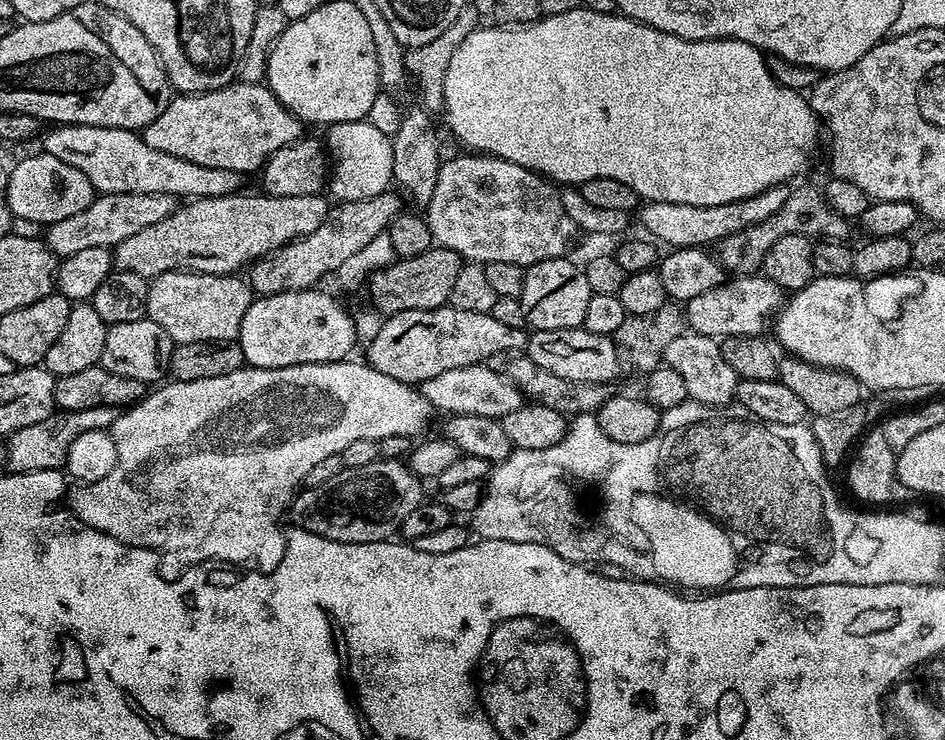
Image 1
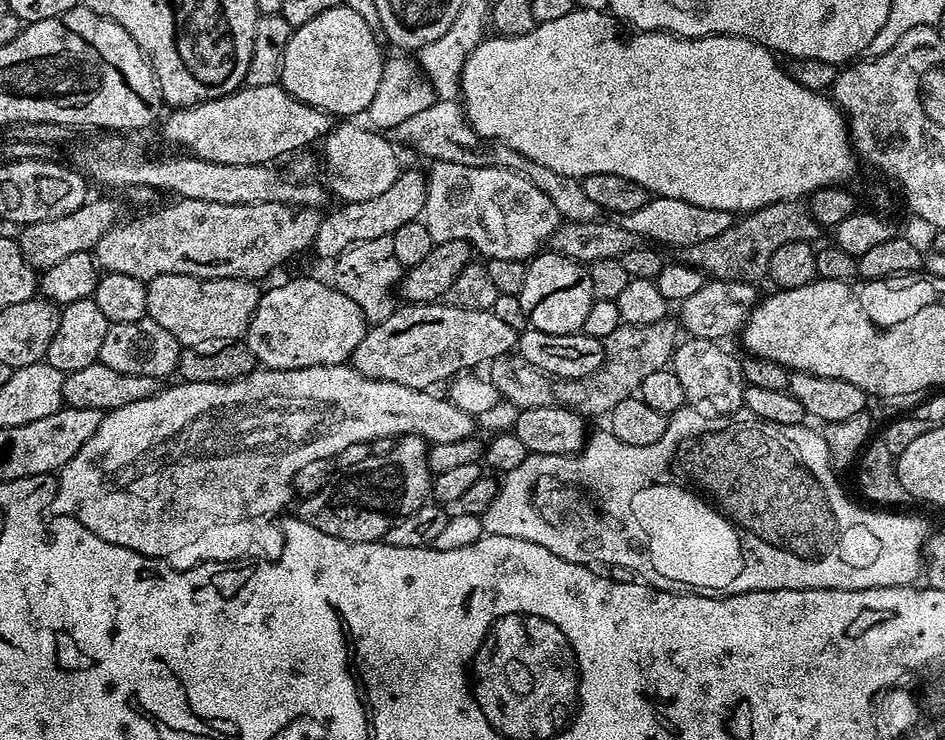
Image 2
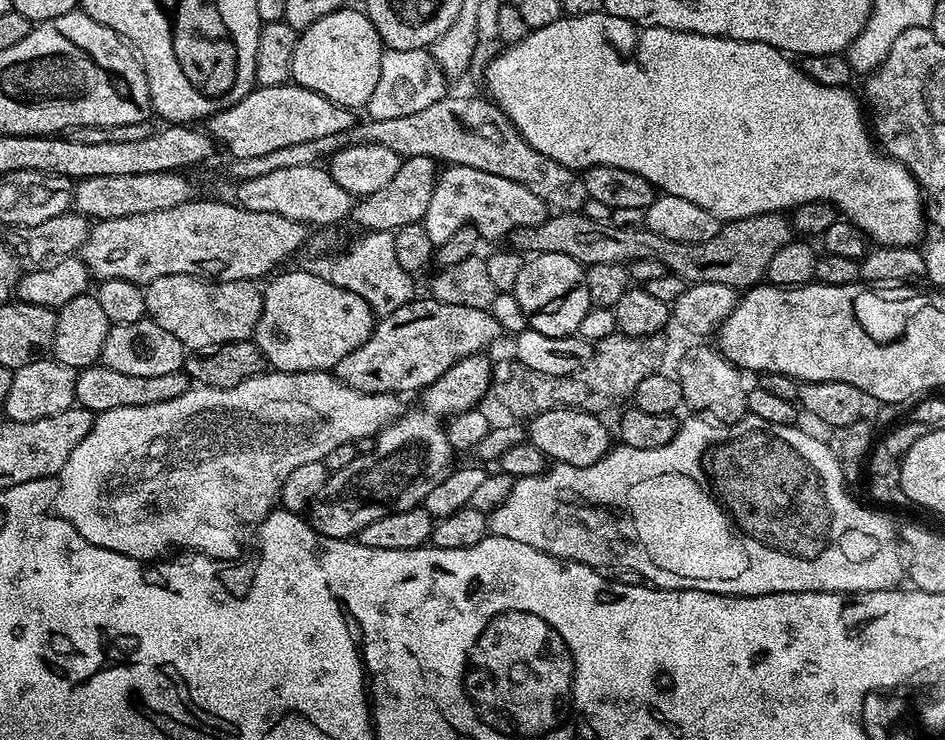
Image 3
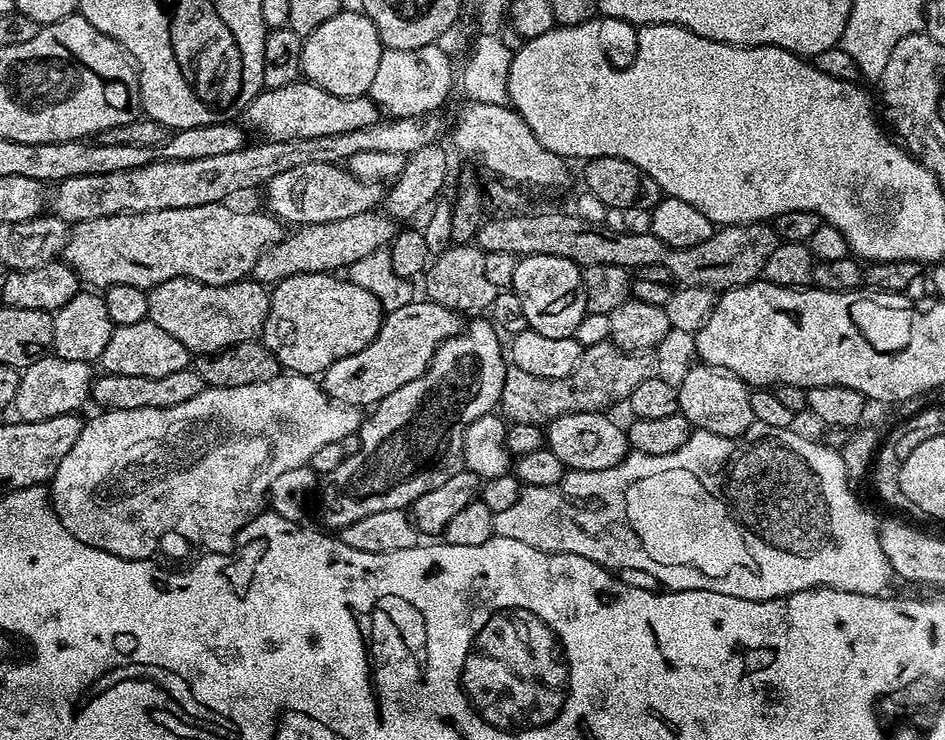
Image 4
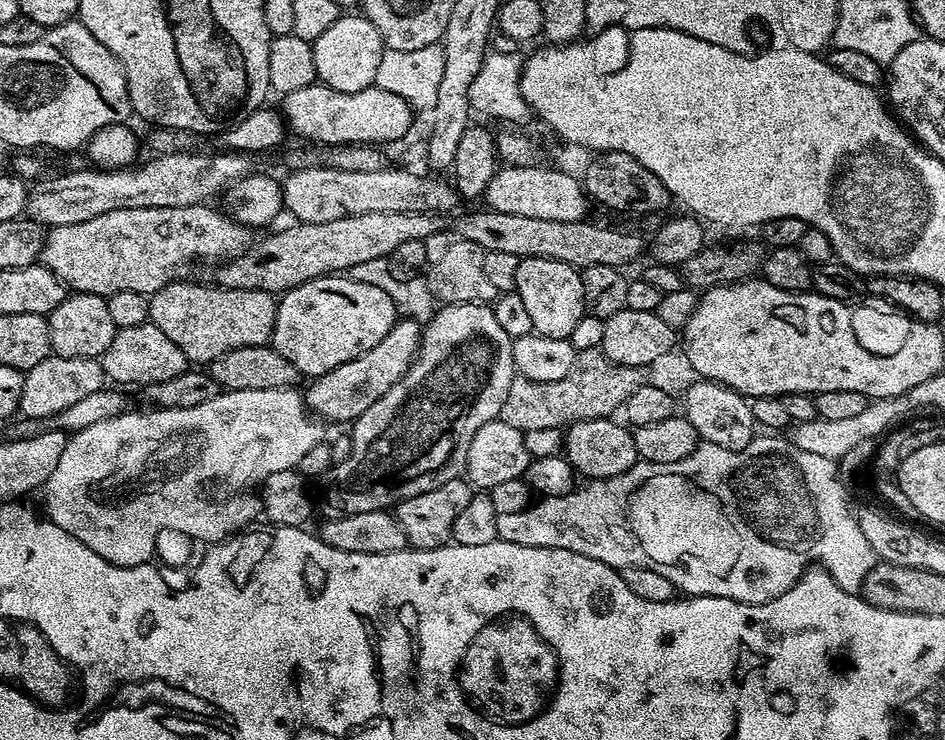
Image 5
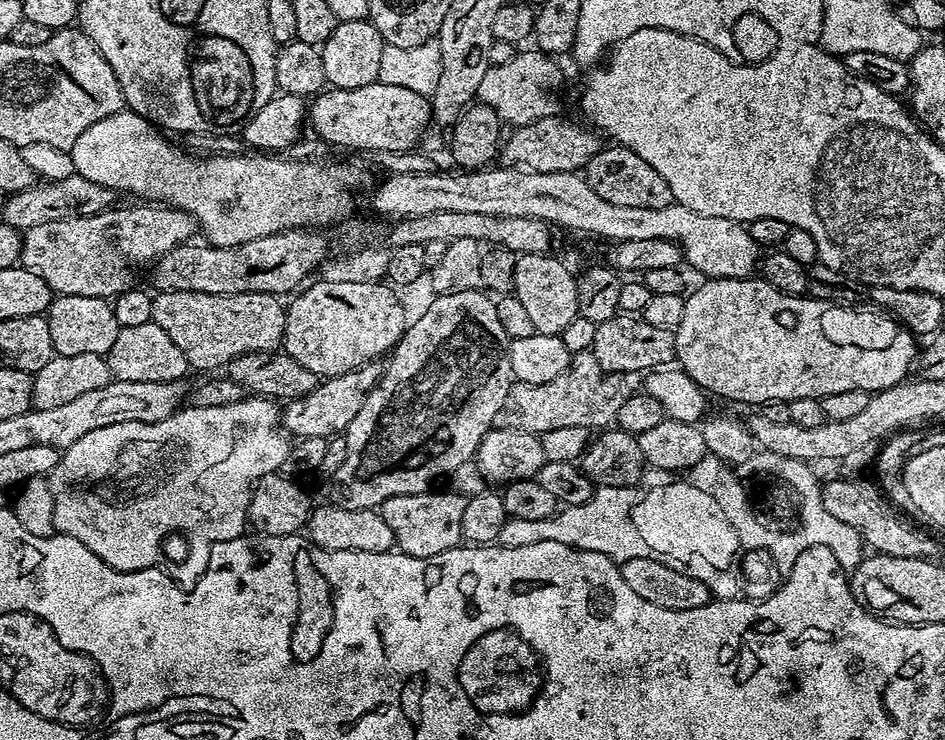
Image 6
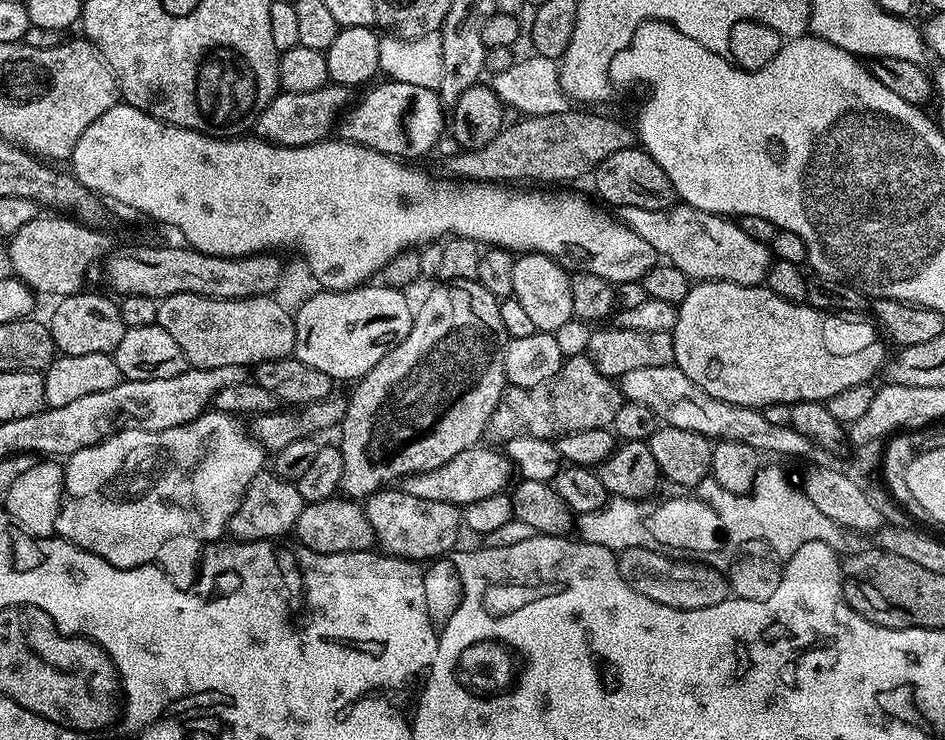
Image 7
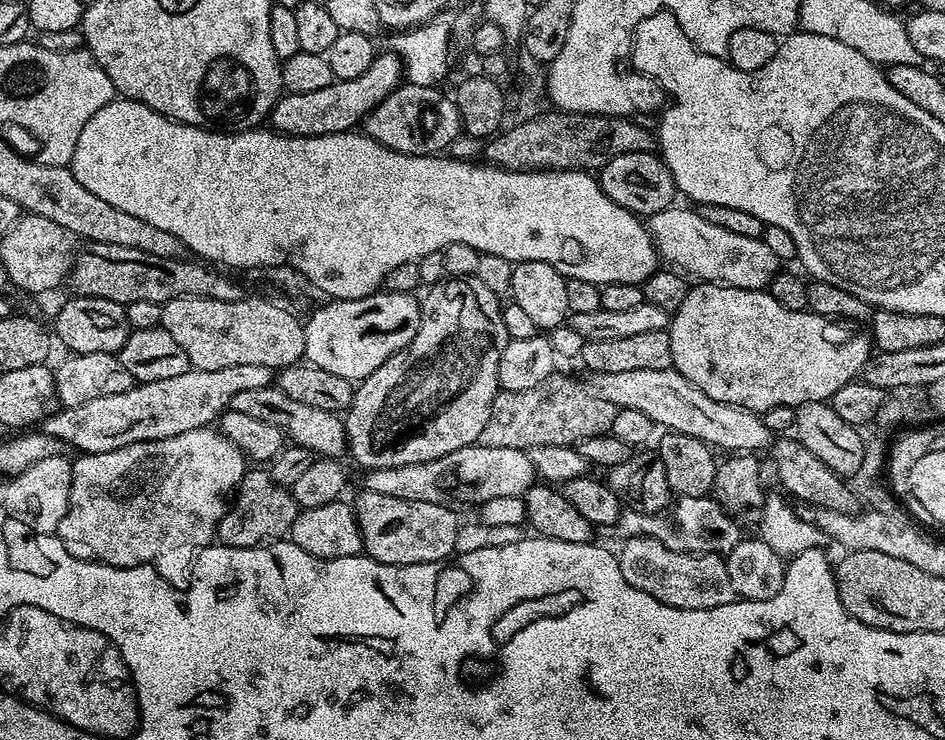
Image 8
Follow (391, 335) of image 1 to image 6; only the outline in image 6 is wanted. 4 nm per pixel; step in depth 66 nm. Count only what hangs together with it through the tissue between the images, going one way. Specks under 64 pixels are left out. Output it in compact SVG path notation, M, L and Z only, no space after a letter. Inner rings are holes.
M369 362L353 372L321 379L316 388L310 390L310 394L289 400L283 405L280 414L283 431L292 438L331 438L341 435L350 422L354 422L358 410L362 410L362 402L366 402L370 390L380 381L381 371L379 363Z

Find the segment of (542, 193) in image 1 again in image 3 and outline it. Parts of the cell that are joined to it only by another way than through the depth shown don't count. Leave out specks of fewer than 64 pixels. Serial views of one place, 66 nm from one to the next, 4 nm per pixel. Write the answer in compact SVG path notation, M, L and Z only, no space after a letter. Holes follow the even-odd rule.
M454 164L445 167L437 175L434 194L430 197L430 206L426 206L422 221L433 246L444 244L446 238L452 237L462 226L472 224L480 212L480 200L484 199L492 200L492 232L496 236L503 232L511 234L517 228L533 228L550 215L548 205L538 198L538 194L526 190L526 186L510 182L510 178L498 178L498 174L486 174L482 170Z

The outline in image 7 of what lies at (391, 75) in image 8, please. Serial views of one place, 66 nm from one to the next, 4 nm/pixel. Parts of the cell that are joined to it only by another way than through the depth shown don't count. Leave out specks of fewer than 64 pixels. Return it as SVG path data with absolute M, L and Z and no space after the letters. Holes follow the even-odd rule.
M328 83L314 91L294 94L280 91L267 104L254 125L255 135L261 140L284 146L316 144L331 135L339 114L351 103L351 89L344 85Z

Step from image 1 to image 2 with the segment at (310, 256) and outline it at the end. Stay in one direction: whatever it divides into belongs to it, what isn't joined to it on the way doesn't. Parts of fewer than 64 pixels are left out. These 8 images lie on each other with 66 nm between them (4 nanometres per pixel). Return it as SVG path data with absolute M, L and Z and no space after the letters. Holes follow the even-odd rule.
M401 171L392 186L387 187L382 194L375 195L365 201L341 203L332 213L325 215L318 226L318 234L314 245L314 252L320 256L335 258L343 254L348 248L362 242L369 242L374 238L391 236L398 226L406 226L406 222L414 222L424 215L426 206L426 190L428 177L423 171Z

